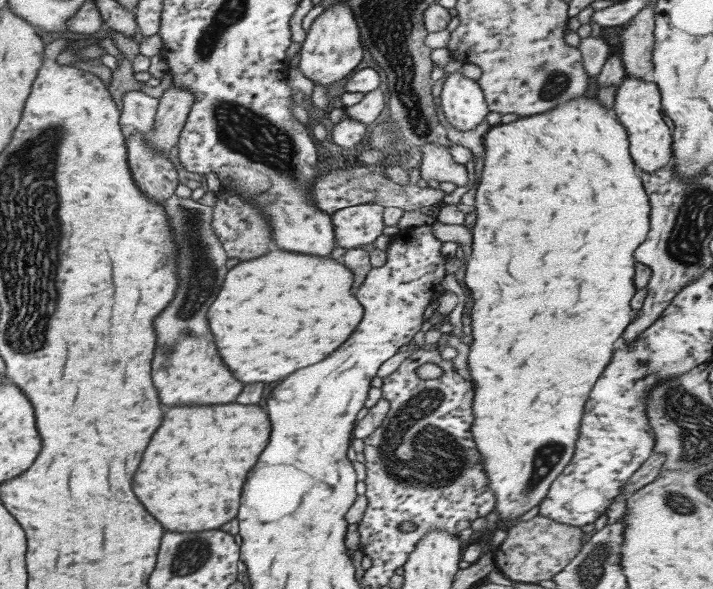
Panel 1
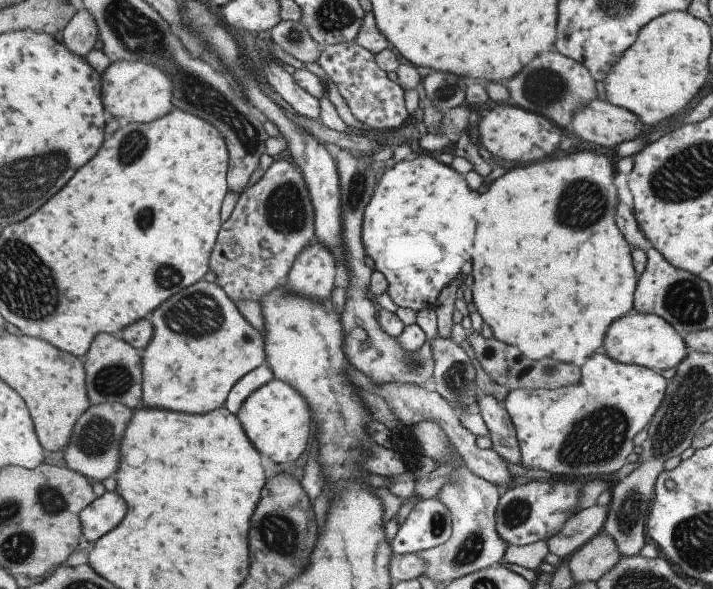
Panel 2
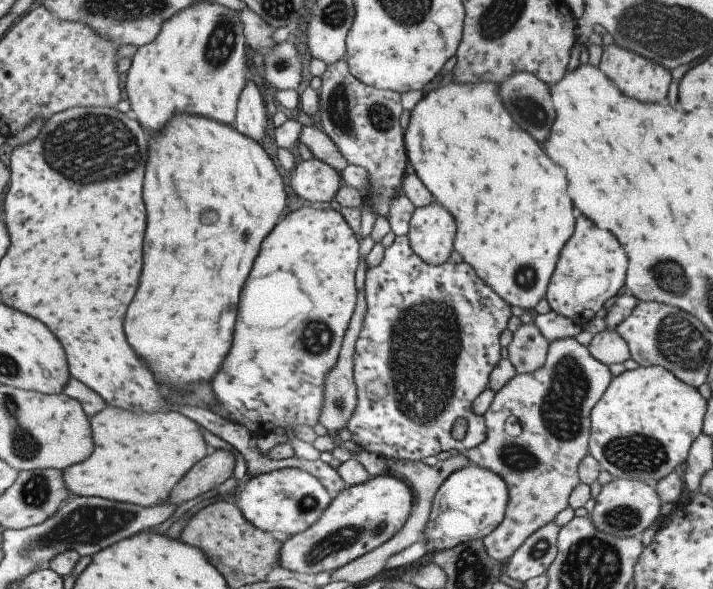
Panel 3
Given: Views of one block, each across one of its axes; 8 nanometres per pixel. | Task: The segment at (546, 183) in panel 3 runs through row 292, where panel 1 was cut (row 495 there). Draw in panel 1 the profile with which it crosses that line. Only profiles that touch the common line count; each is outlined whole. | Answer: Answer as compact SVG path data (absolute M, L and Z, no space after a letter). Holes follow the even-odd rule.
M584 95L570 98L565 102L560 102L559 105L554 106L551 110L543 111L541 114L534 114L528 117L518 117L513 122L508 124L497 124L491 126L488 131L482 136L482 146L484 147L483 167L481 170L480 180L477 188L475 188L474 195L474 207L475 207L475 225L471 228L471 253L465 264L465 277L464 284L471 292L473 297L473 304L471 305L471 323L467 329L471 341L469 342L469 351L467 355L467 366L470 372L471 381L475 382L474 397L472 400L471 410L473 413L473 422L470 426L470 433L472 439L476 444L479 454L482 456L483 474L487 478L488 487L494 492L495 506L494 510L497 511L499 526L504 526L504 529L511 526L513 523L519 521L519 517L527 512L533 506L537 506L541 502L542 498L547 494L549 485L555 480L555 478L563 470L563 467L570 461L574 451L575 441L578 440L578 430L580 420L582 417L584 402L587 400L589 391L597 380L597 377L603 372L605 365L609 362L611 355L613 354L613 342L617 340L623 333L626 326L632 321L630 300L634 295L636 289L633 285L634 278L634 264L633 253L634 251L645 241L647 238L647 232L649 232L649 203L647 193L644 191L641 179L638 175L638 170L634 165L634 161L631 160L628 151L627 131L624 126L620 124L618 118L612 114L611 110L605 109L600 103L597 97L589 98Z

